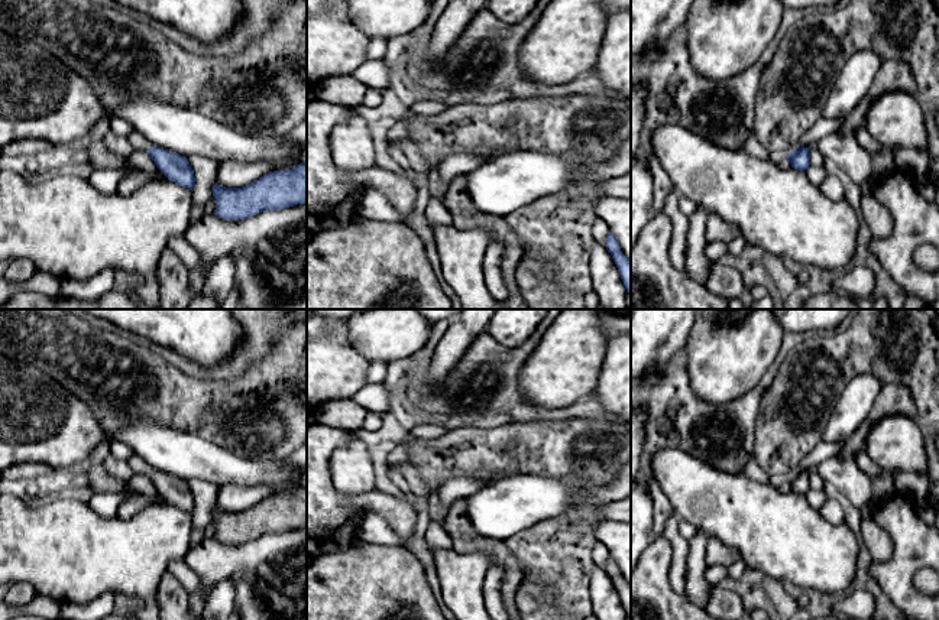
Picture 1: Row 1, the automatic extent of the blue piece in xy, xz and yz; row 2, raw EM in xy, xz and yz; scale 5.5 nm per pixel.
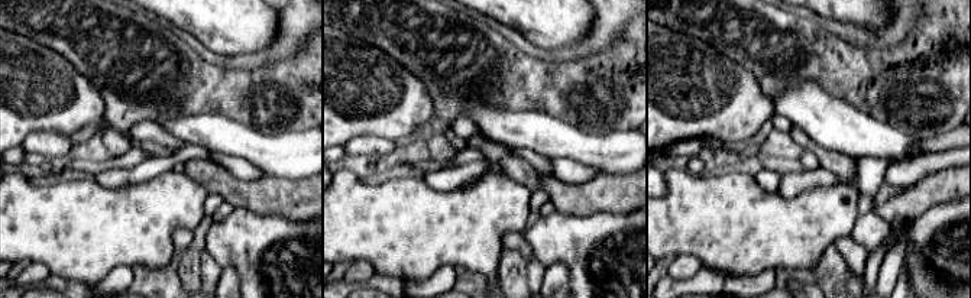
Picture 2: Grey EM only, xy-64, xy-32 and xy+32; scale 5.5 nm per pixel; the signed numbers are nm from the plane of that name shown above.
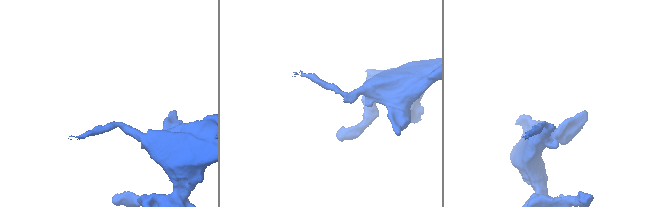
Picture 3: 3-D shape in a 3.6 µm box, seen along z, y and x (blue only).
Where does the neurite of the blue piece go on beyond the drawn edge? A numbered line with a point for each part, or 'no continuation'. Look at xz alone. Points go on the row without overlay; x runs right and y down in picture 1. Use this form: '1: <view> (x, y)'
no continuation

